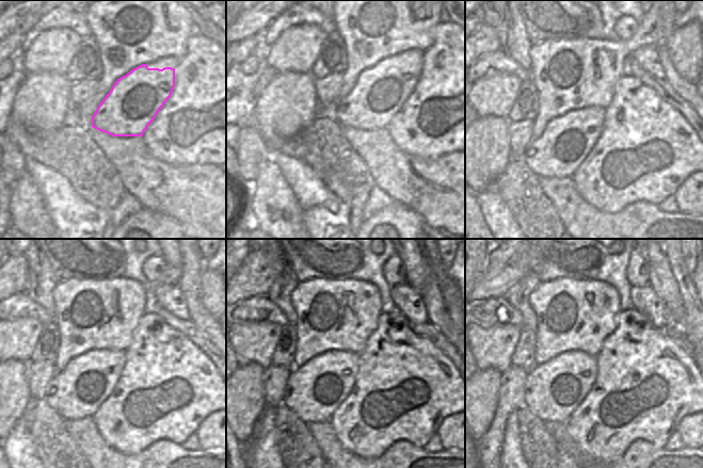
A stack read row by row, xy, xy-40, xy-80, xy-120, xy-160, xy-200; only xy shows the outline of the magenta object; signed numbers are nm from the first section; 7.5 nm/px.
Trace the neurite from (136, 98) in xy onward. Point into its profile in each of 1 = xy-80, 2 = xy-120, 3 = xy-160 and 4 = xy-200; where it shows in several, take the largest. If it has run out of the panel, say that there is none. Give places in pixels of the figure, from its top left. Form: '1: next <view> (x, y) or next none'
1: next xy-80 (565, 142)
2: next xy-120 (78, 391)
3: next xy-160 (314, 391)
4: next xy-200 (553, 390)

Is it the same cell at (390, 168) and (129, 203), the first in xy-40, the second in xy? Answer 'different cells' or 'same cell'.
different cells

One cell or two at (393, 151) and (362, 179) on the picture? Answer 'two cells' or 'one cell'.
one cell

